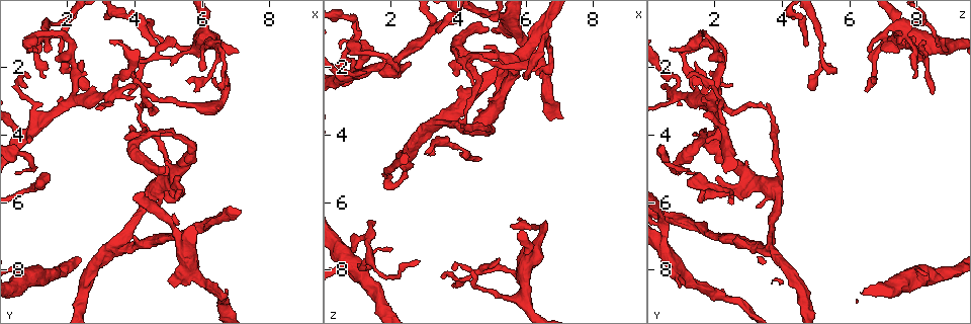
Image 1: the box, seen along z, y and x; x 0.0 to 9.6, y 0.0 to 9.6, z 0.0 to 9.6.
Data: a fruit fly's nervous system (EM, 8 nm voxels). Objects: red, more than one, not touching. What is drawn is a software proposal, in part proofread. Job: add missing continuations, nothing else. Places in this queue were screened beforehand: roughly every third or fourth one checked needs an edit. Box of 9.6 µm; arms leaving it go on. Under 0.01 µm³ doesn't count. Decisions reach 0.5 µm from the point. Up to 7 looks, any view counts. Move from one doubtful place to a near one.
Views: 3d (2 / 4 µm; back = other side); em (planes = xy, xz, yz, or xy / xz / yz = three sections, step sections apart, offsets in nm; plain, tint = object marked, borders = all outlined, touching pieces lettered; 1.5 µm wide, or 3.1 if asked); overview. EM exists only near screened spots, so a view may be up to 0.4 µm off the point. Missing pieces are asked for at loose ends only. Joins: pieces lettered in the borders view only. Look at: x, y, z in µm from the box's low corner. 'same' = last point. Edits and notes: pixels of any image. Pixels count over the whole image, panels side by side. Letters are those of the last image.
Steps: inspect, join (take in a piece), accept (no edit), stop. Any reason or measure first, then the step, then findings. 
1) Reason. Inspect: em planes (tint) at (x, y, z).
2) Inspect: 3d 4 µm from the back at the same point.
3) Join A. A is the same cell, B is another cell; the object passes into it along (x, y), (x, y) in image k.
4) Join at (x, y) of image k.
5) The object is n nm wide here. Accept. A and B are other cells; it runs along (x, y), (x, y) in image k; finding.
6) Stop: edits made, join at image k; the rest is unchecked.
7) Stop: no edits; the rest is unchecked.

Tapers out. Inspect: 3d 4 µm at (3.90, 1.90, 1.35).

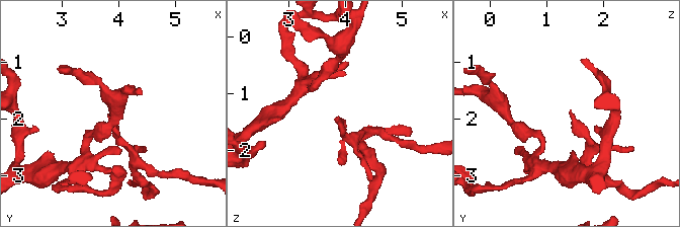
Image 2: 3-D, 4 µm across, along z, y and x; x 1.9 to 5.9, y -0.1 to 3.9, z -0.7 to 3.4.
Inspect: em xz step 8 (borders) at (3.90, 1.90, 1.40).

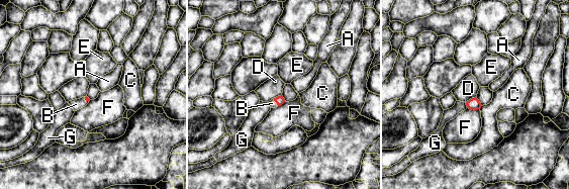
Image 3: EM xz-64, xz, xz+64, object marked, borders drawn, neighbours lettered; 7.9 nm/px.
Inspect: em planes (borders) at the same point.

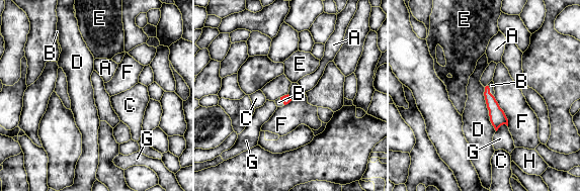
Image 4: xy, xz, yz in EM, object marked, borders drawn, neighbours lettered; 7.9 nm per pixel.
The longest contact is with D, 360 nm. Join B. B is the same cell, A, C, D, E, F, G and H are other cells; the object passes into it along (497, 116), (489, 91), (491, 85) in image 4; it goes on there.

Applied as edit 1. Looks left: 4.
Thin end. Inspect: 3d 4 µm at (4.65, 1.25, 4.65).

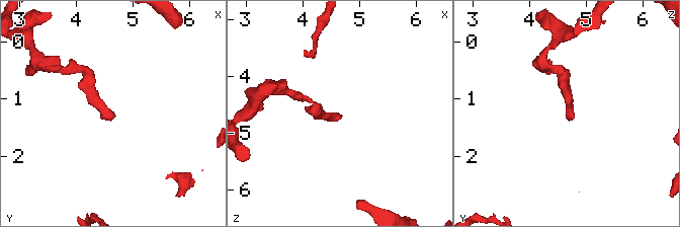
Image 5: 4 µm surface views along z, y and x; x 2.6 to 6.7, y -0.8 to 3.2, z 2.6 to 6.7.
Now the EM. Inspect: em planes (borders) at (4.70, 1.35, 4.65).

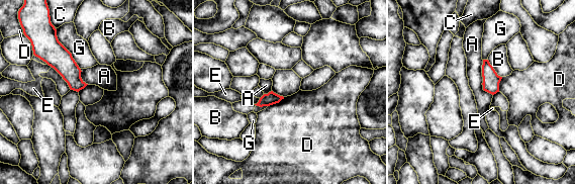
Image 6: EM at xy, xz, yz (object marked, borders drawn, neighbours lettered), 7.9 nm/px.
The longest contact is with G, 340 nm. Accept. A, B, C, D, E and G are other cells; a border runs along (284, 97), (268, 106) in image 6; none of them fits.

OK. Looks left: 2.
Stop: edits made, join at image 4; the rest is unchecked.

